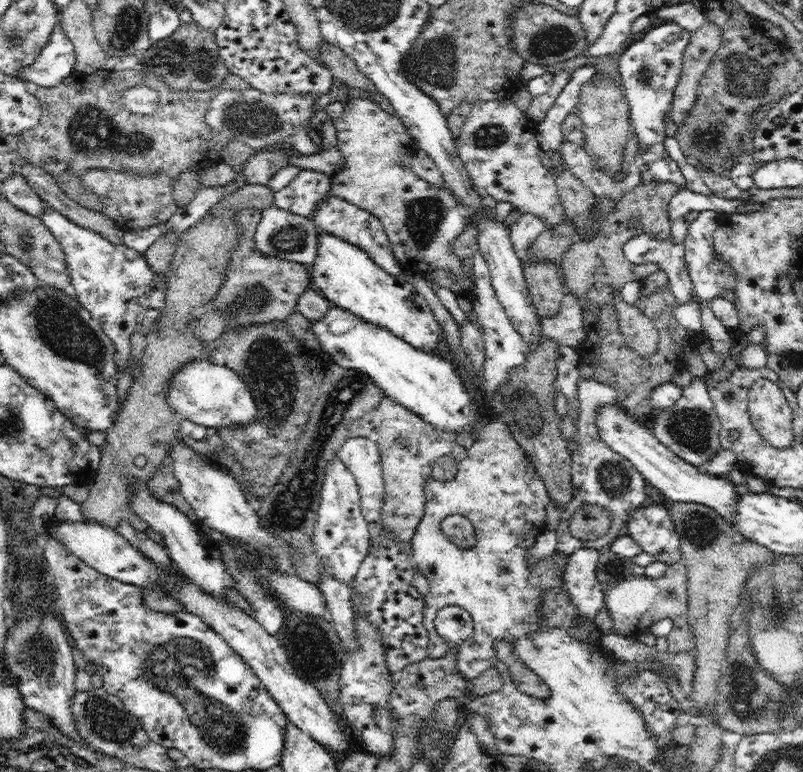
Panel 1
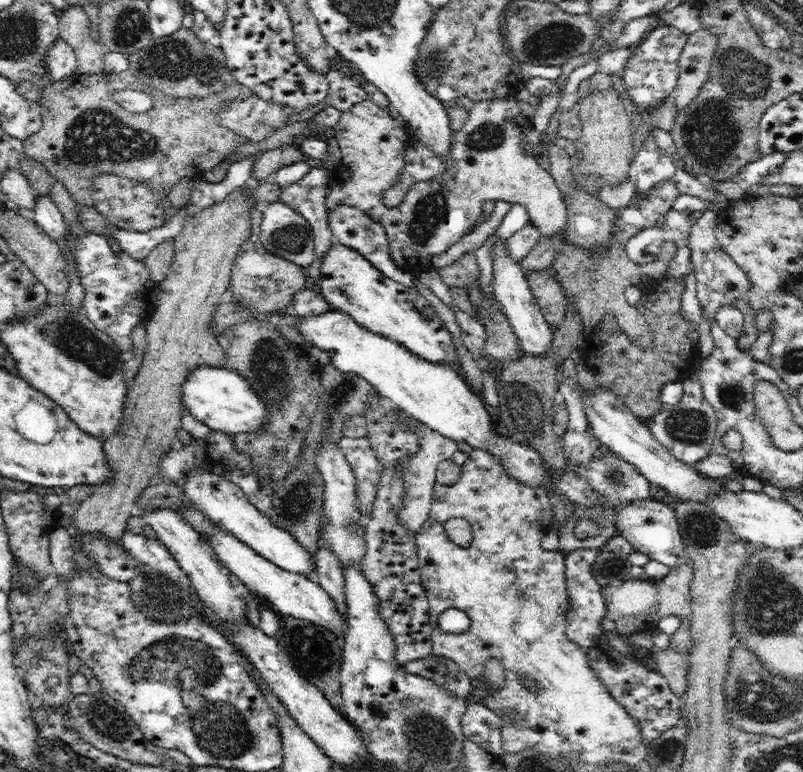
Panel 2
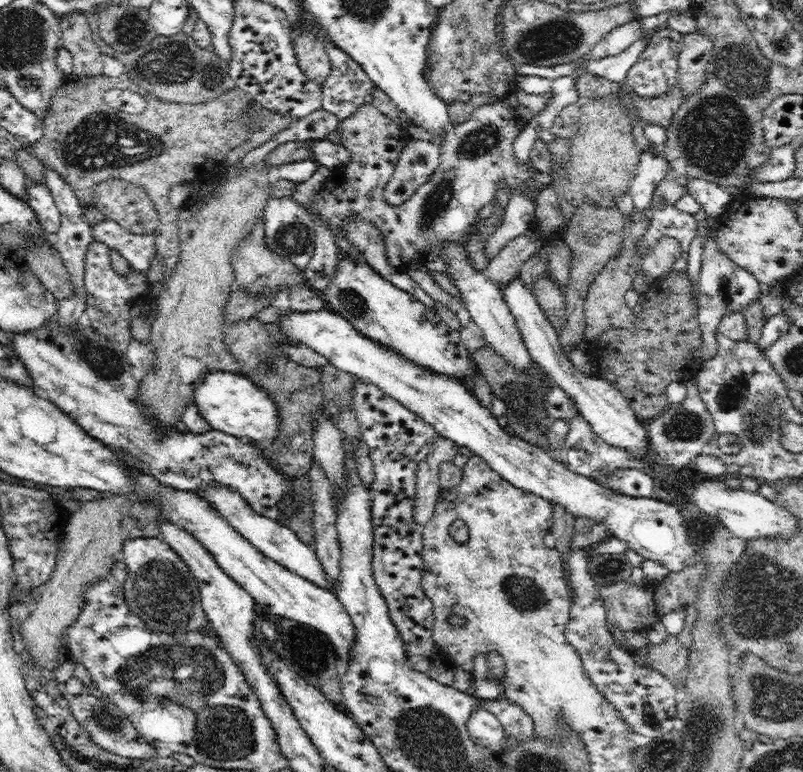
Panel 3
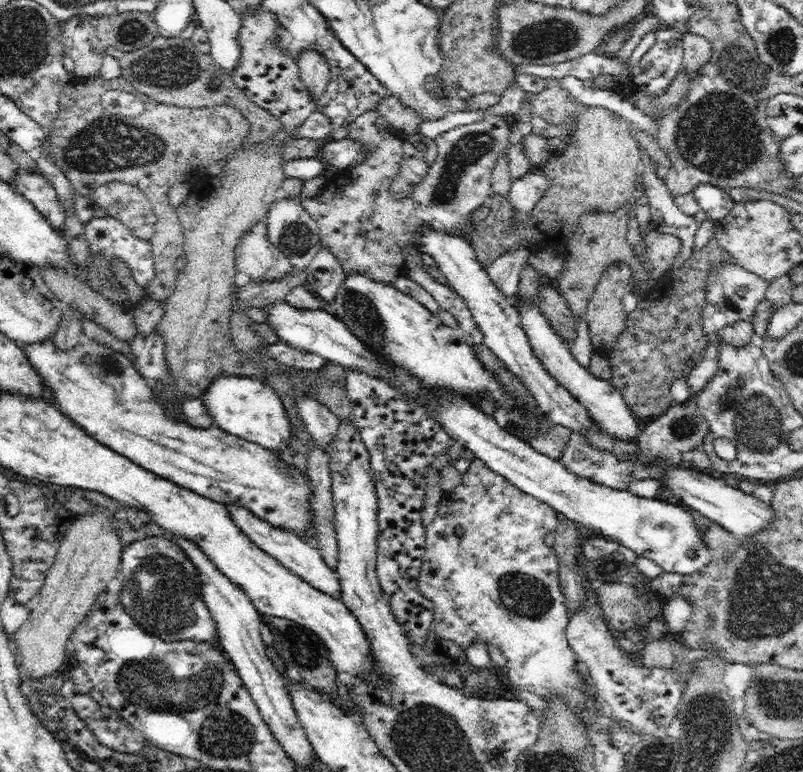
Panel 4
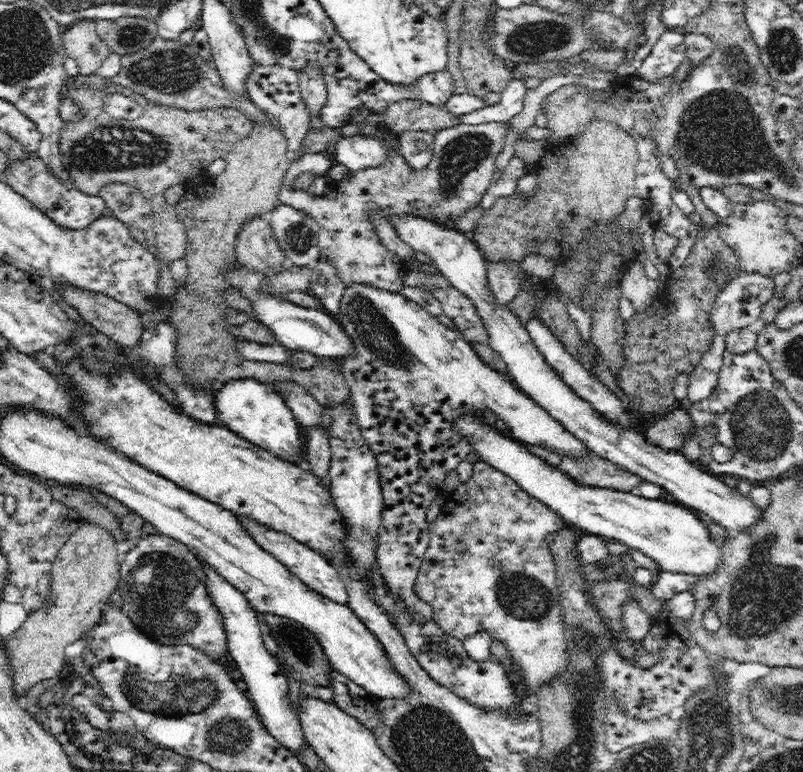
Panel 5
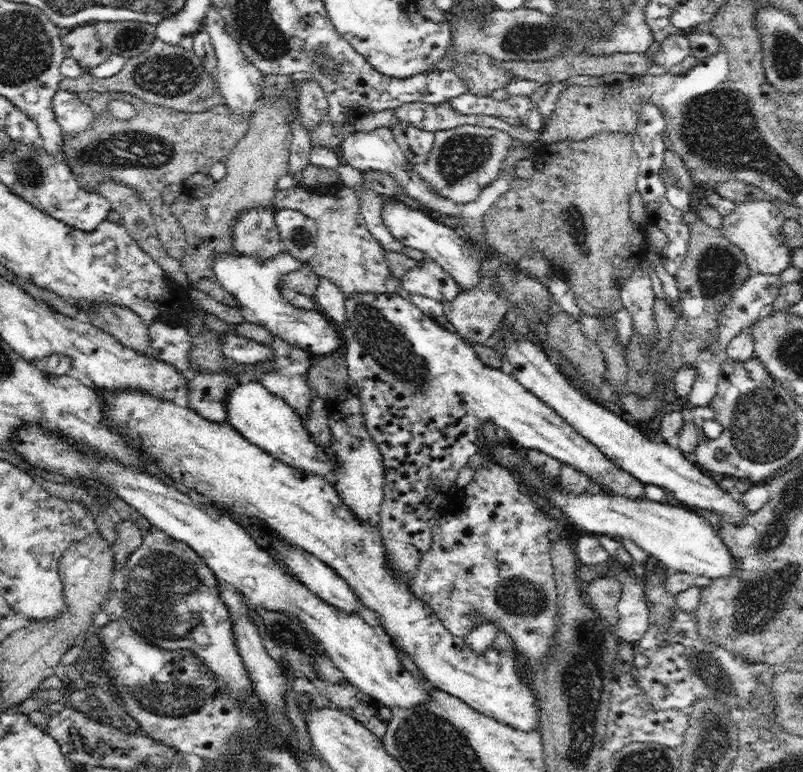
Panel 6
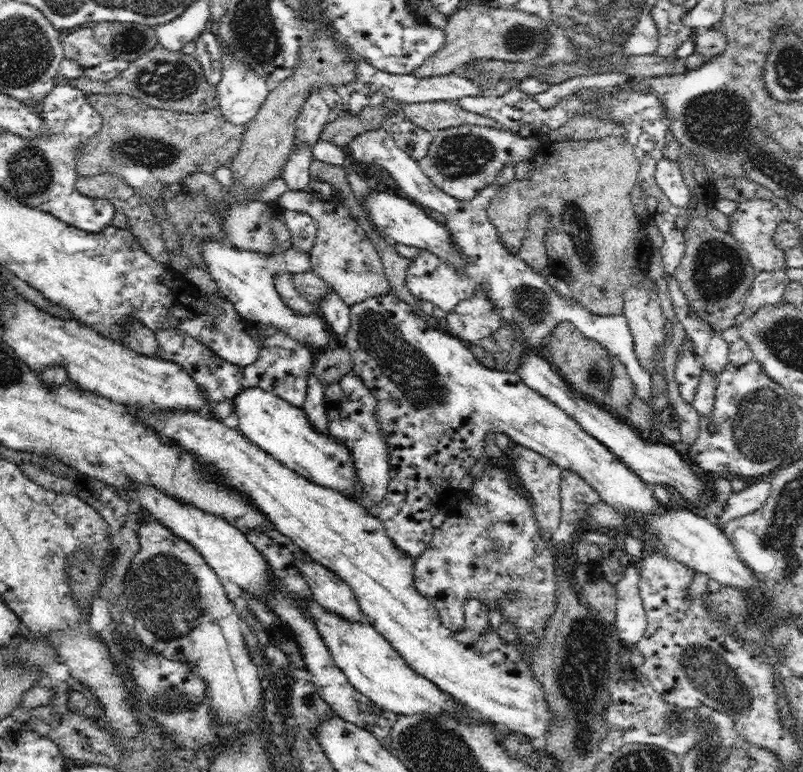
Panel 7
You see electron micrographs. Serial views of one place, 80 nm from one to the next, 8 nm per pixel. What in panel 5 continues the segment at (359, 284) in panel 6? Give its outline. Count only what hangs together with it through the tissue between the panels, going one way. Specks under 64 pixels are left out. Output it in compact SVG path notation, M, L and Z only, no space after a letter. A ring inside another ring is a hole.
M496 122L476 125L458 124L458 126L444 128L435 132L434 156L430 164L420 172L409 169L402 154L392 148L391 156L384 165L354 171L352 179L329 180L329 191L324 195L314 195L305 189L294 190L289 186L282 186L277 200L279 203L305 212L319 224L319 259L329 262L335 268L338 278L346 286L367 284L380 290L398 293L402 288L400 259L386 249L382 241L378 239L376 231L372 229L370 209L378 209L378 213L384 215L392 224L396 217L414 215L424 217L440 226L451 226L452 221L459 215L480 204L484 193L494 179L496 160L504 148L507 133L507 124Z

